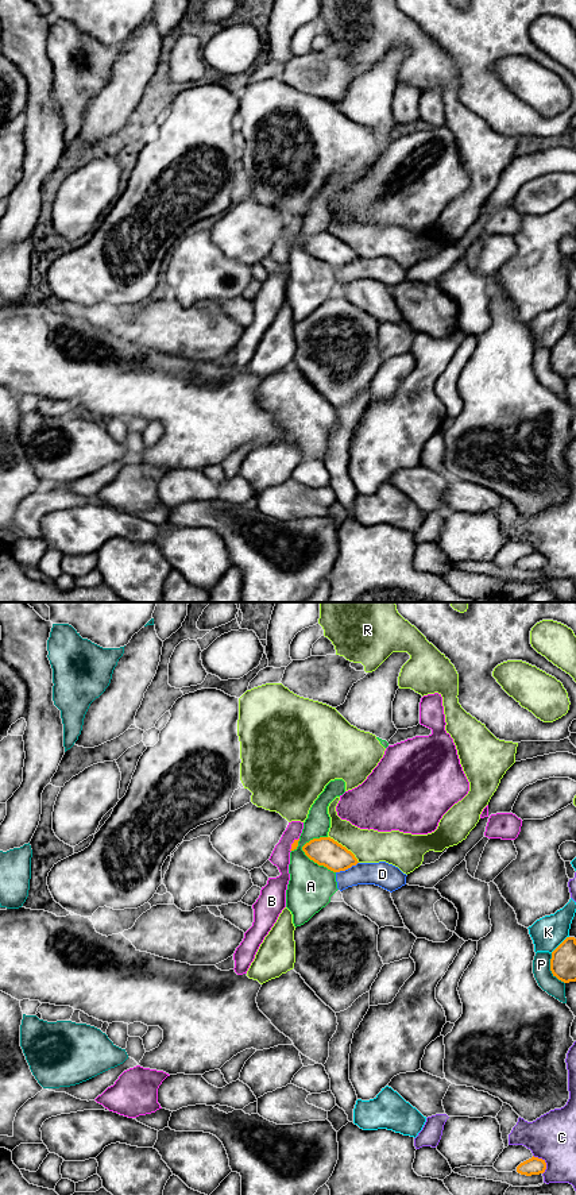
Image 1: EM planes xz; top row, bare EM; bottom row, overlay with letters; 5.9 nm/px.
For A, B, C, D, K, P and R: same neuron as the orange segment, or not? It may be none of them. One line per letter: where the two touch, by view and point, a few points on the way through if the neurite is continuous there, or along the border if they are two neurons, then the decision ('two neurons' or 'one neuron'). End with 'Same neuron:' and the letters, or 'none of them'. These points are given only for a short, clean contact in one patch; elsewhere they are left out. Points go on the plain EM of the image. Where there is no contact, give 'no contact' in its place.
A: contact xz (317, 258); border xz (301, 242), (310, 254), (335, 268); two neurons
B: contact xz (292, 239); two neurons
C: contact xz (545, 558); two neurons
D: contact xz (347, 263); two neurons
K: contact xz (560, 339); two neurons
P: contact xz (551, 365); two neurons
R: contact xz (344, 242); two neurons
Same neuron: none of them

